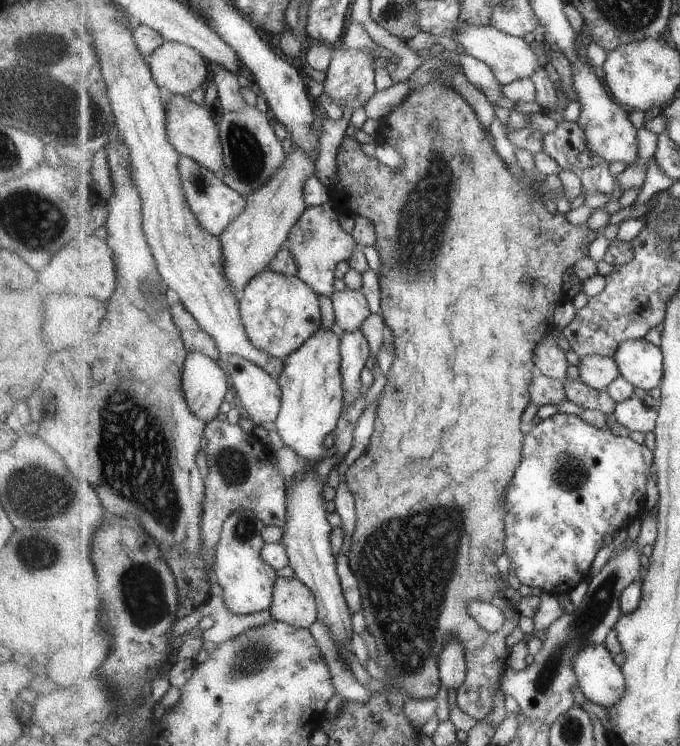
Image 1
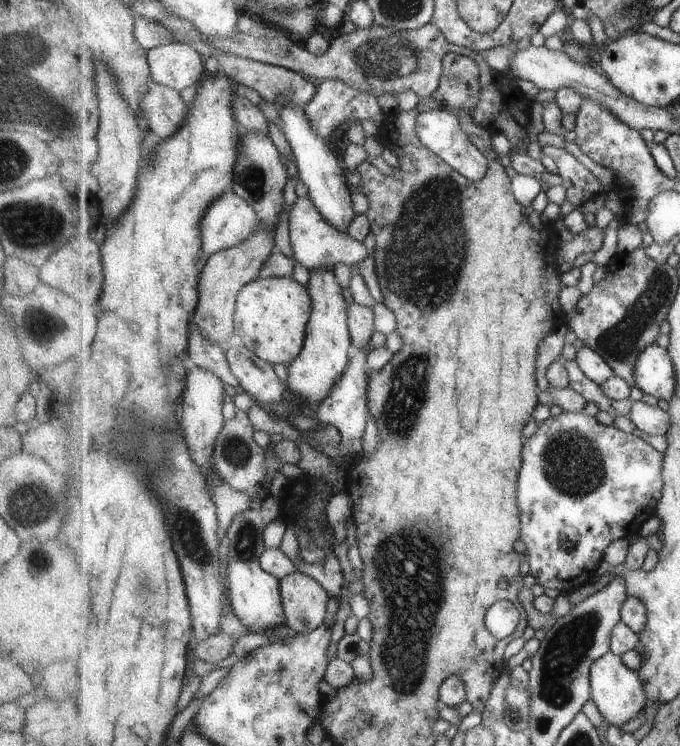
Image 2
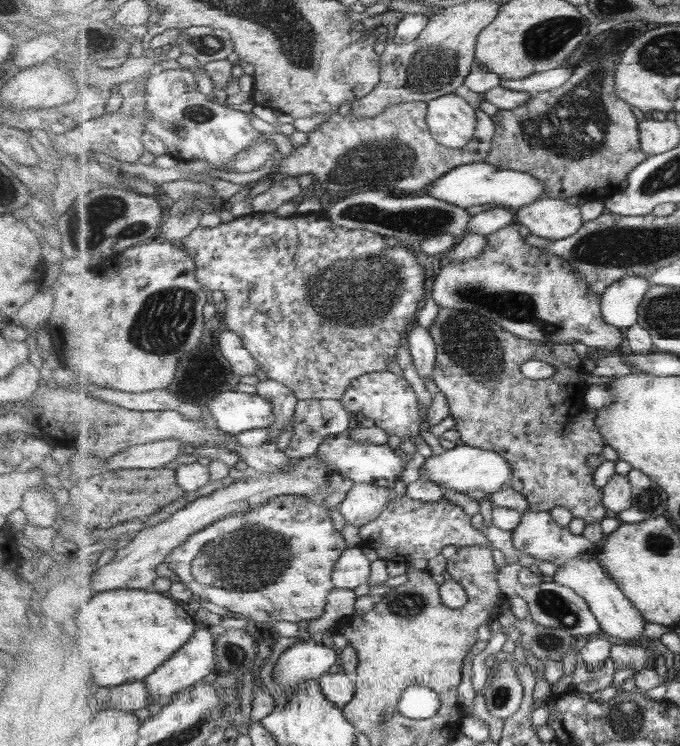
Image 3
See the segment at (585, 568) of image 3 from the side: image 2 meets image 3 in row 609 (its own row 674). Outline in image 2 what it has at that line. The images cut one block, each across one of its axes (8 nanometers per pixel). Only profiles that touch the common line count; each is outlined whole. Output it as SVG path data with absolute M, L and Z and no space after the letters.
M609 651L591 668L592 701L596 704L600 714L609 723L619 727L629 720L636 718L641 710L647 706L647 692L639 672L623 664L621 656Z

